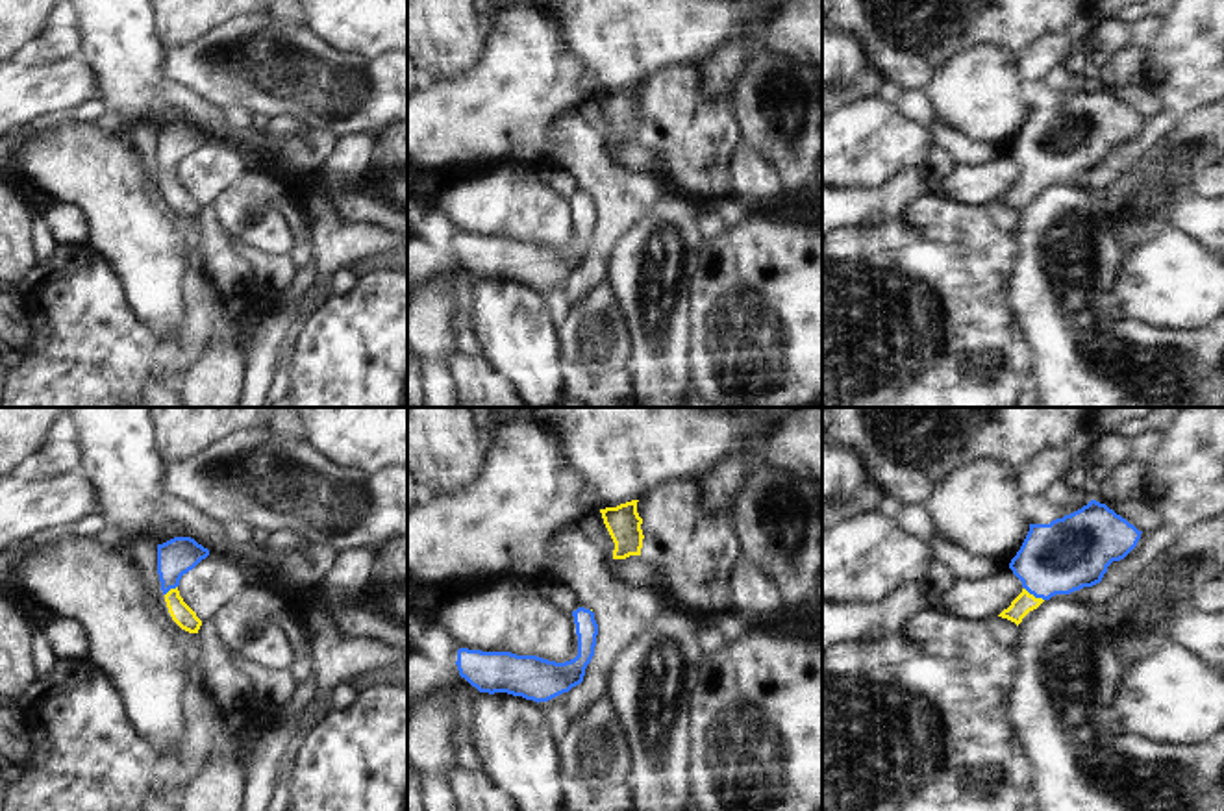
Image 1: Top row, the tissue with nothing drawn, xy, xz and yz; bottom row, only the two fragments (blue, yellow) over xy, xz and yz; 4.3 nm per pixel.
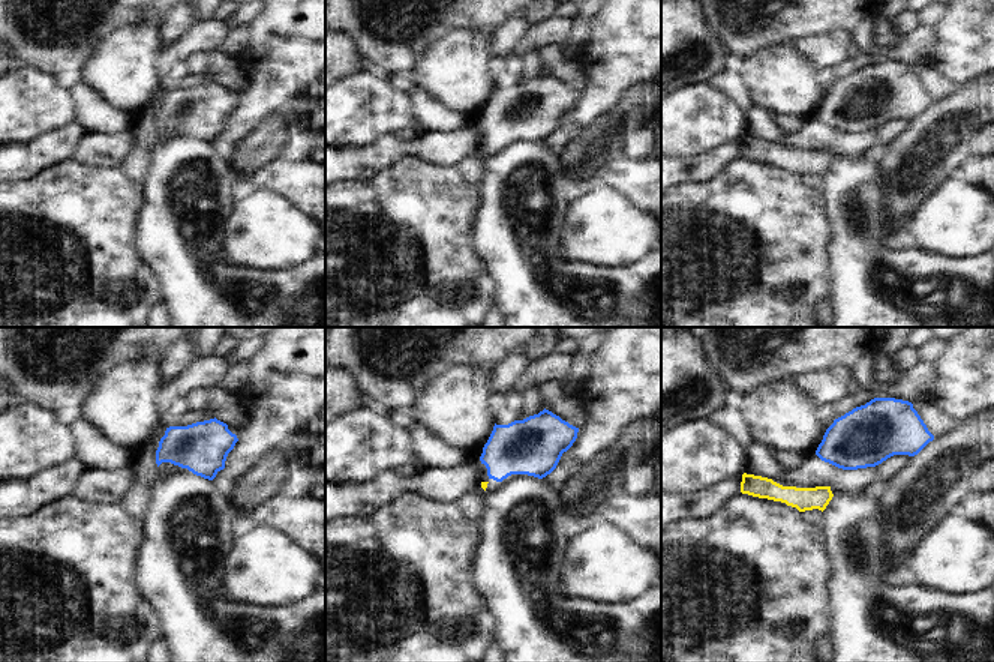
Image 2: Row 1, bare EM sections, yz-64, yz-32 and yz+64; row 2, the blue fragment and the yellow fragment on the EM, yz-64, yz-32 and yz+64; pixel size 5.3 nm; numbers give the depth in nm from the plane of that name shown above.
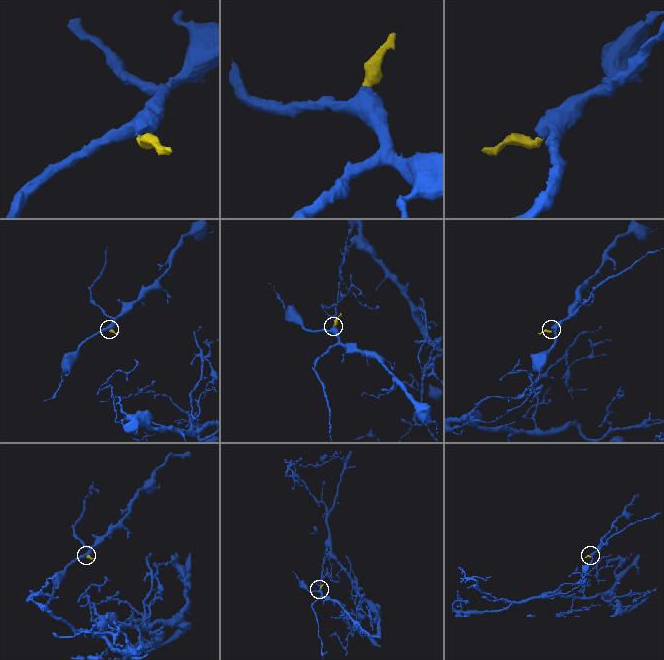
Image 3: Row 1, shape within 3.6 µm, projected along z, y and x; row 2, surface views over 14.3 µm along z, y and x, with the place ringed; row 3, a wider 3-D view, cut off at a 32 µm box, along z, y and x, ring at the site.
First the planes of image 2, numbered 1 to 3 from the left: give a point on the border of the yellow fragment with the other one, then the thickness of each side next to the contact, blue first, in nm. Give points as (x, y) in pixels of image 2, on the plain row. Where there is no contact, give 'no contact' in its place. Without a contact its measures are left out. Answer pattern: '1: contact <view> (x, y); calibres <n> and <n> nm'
1: no contact
2: no contact
3: no contact

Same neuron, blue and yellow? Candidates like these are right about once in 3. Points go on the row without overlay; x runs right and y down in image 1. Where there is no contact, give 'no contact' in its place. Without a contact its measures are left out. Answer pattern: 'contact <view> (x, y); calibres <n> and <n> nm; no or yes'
contact yz (1034, 180); calibres 320 and 90 nm; yes

